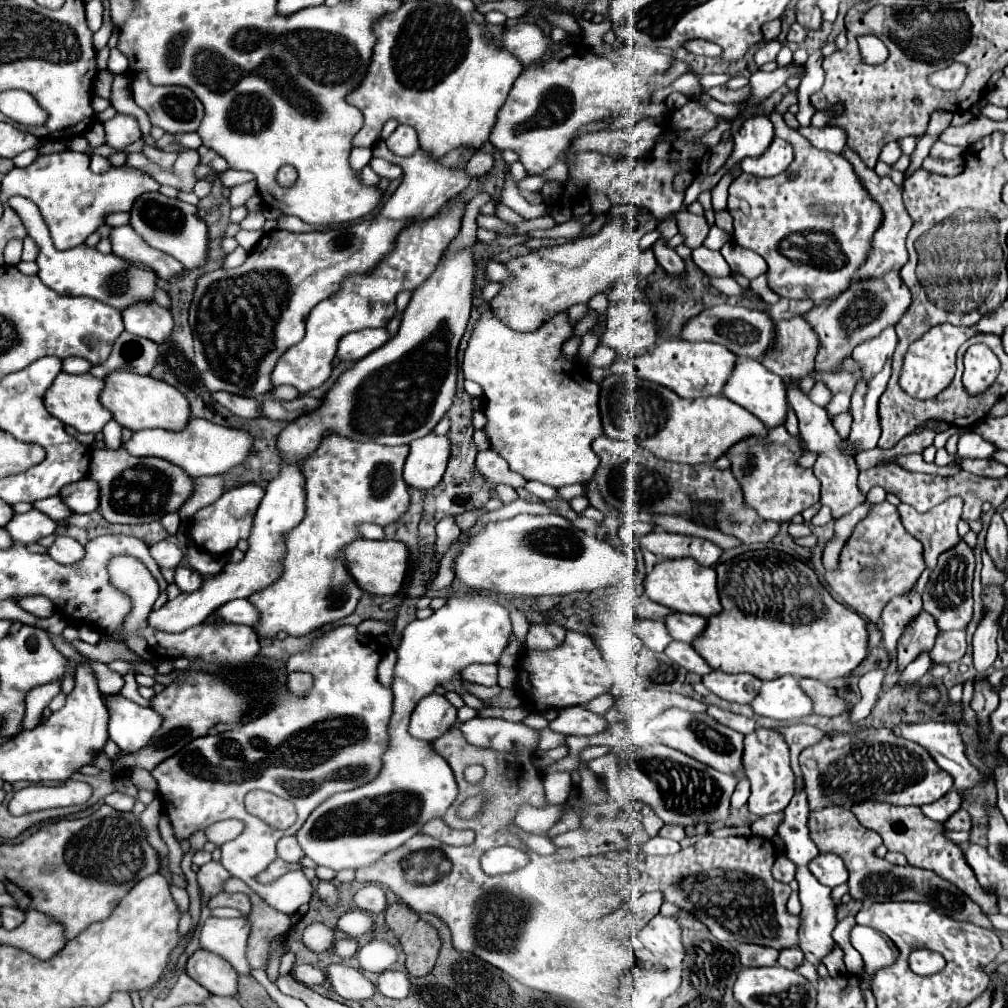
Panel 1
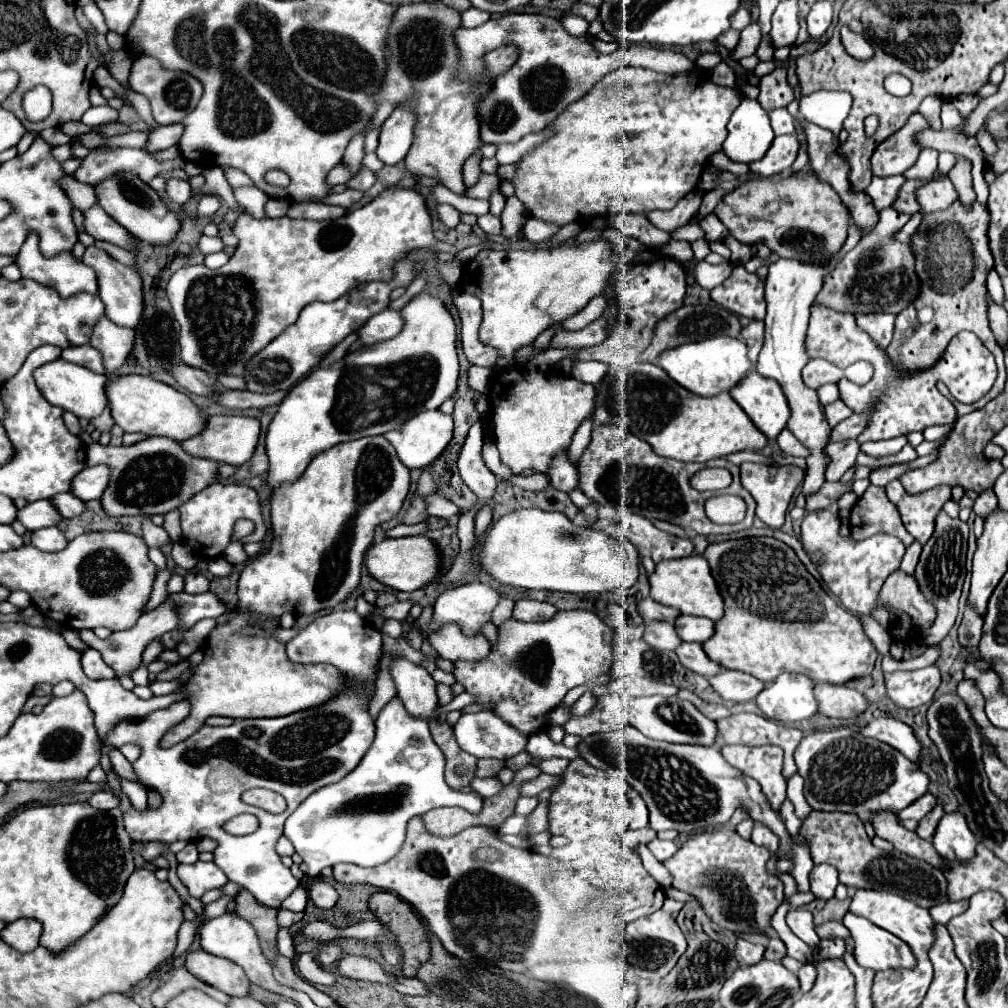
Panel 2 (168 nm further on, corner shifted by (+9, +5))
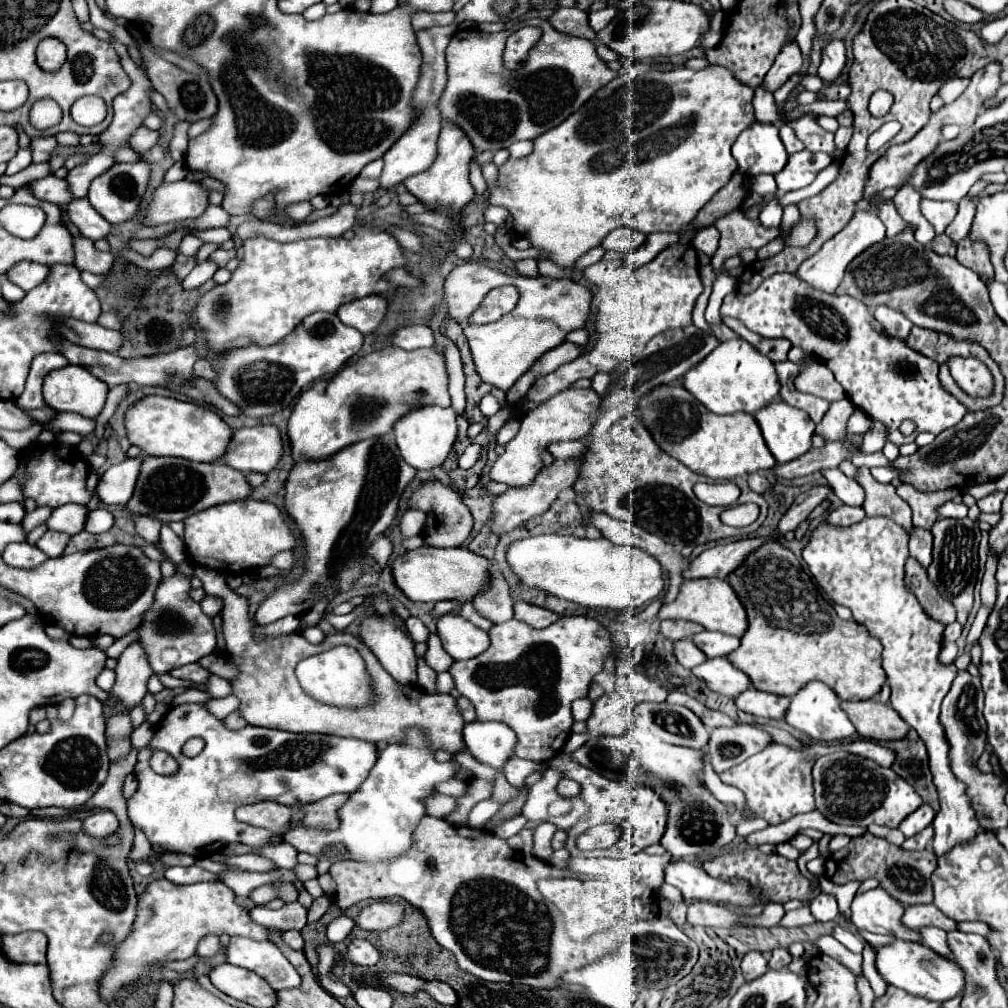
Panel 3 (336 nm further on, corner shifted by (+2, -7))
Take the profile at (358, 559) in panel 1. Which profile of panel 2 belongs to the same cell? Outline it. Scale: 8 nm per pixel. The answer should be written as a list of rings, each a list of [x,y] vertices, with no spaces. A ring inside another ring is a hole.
[[[425,534],[407,536],[407,538],[387,538],[383,542],[373,544],[365,554],[365,566],[369,574],[379,582],[403,592],[415,592],[431,584],[439,576],[439,562],[441,556],[437,544]]]

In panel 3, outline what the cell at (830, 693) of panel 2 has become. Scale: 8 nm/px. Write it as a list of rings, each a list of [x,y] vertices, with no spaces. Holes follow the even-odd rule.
[[[848,700],[842,702],[840,708],[844,708],[856,732],[864,738],[894,740],[904,738],[910,730],[890,704],[882,704],[876,700]]]

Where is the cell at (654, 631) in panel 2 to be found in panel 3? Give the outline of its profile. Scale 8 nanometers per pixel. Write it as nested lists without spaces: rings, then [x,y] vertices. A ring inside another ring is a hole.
[[[688,638],[674,642],[674,656],[684,668],[694,668],[696,664],[702,664],[706,660],[704,652],[700,652]]]

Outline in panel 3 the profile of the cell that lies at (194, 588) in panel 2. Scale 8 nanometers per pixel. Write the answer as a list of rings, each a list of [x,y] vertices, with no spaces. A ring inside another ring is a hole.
[[[204,596],[204,600],[200,602],[204,614],[208,616],[216,616],[220,610],[222,610],[222,600],[216,598],[216,596]]]

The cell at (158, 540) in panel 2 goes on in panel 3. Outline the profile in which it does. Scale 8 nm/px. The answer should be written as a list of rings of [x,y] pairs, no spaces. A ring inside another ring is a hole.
[[[134,516],[134,524],[136,524],[136,532],[150,544],[158,544],[158,536],[160,536],[160,522],[152,520],[148,516]]]

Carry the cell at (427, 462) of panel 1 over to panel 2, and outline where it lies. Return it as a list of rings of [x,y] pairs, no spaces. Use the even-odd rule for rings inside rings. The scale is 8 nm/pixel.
[[[441,410],[421,412],[409,424],[401,424],[397,432],[387,432],[385,438],[395,446],[397,456],[407,468],[423,468],[435,460],[453,438],[453,416]]]

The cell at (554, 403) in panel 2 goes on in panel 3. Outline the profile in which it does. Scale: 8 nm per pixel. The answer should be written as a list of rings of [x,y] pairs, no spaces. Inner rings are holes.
[[[562,390],[556,396],[552,396],[546,402],[540,402],[538,406],[534,406],[532,410],[524,412],[520,418],[520,430],[518,434],[506,444],[506,452],[502,456],[498,456],[498,460],[494,462],[492,470],[490,470],[490,478],[494,482],[504,482],[508,486],[526,486],[530,484],[542,464],[542,452],[548,450],[550,444],[560,442],[560,440],[580,440],[584,438],[592,424],[594,418],[598,414],[600,408],[600,396],[594,390]]]

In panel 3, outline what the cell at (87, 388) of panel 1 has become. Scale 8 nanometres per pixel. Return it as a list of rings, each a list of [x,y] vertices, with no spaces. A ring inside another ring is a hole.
[[[68,364],[44,380],[44,400],[56,412],[76,412],[96,420],[106,404],[108,386],[80,366]]]

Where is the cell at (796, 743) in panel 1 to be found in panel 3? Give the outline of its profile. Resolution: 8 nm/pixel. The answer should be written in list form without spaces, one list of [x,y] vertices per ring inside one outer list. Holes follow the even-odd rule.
[[[736,724],[734,728],[716,728],[710,732],[708,756],[716,774],[744,762],[756,752],[762,752],[772,742],[772,736],[748,724]]]

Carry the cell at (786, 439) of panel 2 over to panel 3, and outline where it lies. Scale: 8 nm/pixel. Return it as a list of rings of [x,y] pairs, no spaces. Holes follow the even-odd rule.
[[[838,468],[836,470],[822,470],[820,472],[828,484],[834,488],[834,494],[848,506],[862,506],[864,490],[856,480],[848,480]]]

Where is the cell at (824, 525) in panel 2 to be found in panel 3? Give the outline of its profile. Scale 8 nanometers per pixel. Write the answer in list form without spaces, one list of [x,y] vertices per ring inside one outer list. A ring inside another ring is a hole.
[[[864,518],[848,528],[822,522],[812,530],[802,556],[809,575],[822,592],[832,602],[850,608],[854,620],[866,626],[884,646],[882,668],[892,688],[890,706],[896,708],[900,718],[926,742],[930,770],[940,796],[940,812],[932,822],[936,830],[932,840],[936,856],[944,856],[958,844],[970,844],[980,832],[980,826],[972,816],[972,808],[968,808],[964,784],[960,784],[950,770],[948,742],[944,740],[944,730],[938,720],[940,704],[948,694],[958,668],[954,664],[942,666],[938,662],[944,624],[928,618],[916,596],[908,594],[904,588],[904,564],[910,556],[908,534],[888,518]]]

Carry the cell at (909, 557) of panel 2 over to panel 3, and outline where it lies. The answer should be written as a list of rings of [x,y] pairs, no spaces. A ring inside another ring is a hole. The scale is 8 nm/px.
[[[914,528],[910,534],[910,556],[918,560],[922,568],[928,568],[932,560],[932,532],[920,532],[920,528]]]

